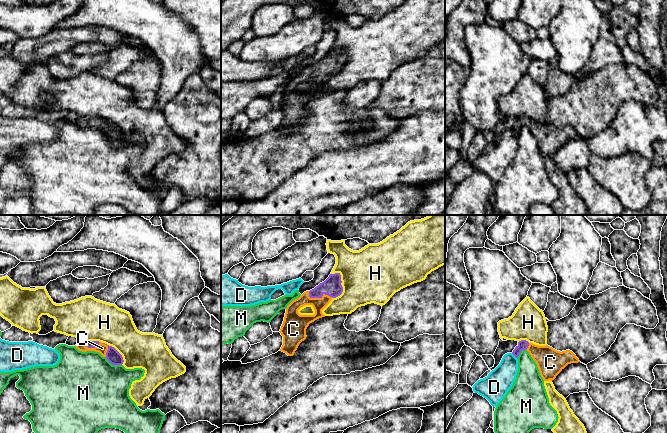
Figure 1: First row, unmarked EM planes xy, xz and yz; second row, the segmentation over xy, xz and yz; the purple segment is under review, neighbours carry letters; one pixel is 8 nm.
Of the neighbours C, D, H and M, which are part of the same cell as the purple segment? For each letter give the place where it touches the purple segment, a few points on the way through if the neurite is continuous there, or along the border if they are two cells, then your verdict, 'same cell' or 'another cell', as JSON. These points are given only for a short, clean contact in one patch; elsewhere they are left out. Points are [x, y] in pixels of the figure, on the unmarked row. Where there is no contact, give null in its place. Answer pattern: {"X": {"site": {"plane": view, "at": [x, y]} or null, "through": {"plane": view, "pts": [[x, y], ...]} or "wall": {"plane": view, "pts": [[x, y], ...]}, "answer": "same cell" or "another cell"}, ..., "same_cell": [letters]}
{"C": {"site": {"plane": "xz", "at": [318, 73]}, "through": {"plane": "xz", "pts": [[332, 63], [318, 73], [318, 88], [300, 98]]}, "answer": "same cell"}, "D": {"site": {"plane": "yz", "at": [514, 131]}, "answer": "another cell"}, "H": {"site": {"plane": "xz", "at": [342, 63]}, "answer": "another cell"}, "M": {"site": {"plane": "xy", "at": [113, 140]}, "answer": "another cell"}, "same_cell": ["C"]}

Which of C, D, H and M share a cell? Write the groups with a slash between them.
C / D / H / M

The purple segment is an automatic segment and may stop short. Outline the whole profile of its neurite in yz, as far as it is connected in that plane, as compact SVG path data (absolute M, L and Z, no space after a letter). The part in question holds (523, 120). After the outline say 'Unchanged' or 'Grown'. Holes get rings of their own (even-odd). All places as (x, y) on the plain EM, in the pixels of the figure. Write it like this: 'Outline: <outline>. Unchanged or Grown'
Outline: M526 116L519 117L512 130L518 134L522 126L529 128L544 157L554 156L568 140L580 138L570 126L560 128L548 121L538 122Z. Grown

